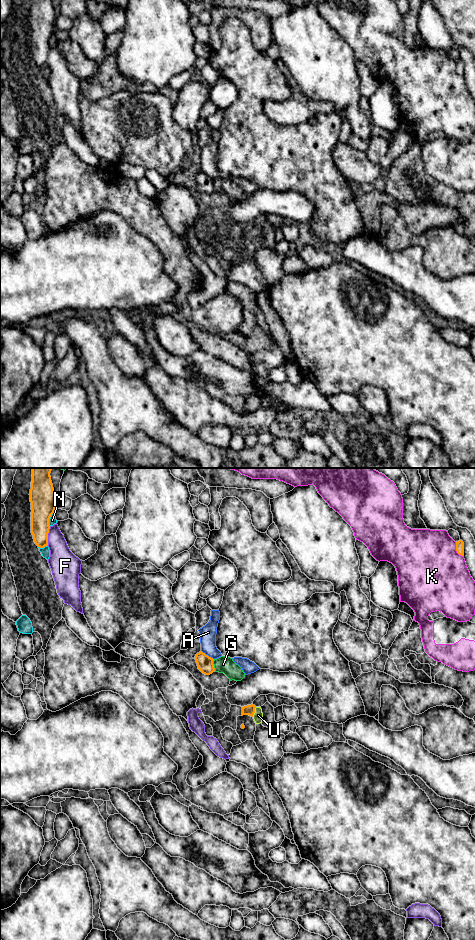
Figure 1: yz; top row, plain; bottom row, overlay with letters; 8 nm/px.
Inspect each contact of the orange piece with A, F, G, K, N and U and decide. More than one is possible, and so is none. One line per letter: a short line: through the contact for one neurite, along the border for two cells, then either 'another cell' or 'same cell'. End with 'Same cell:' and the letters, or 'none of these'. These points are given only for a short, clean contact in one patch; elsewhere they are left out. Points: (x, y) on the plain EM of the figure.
A: another cell
F: another cell
G: another cell
K: another cell
N: yz (53, 32), (49, 39), (49, 46) | another cell
U: yz (249, 230), (254, 232), (258, 235) | same cell
Same cell: U

